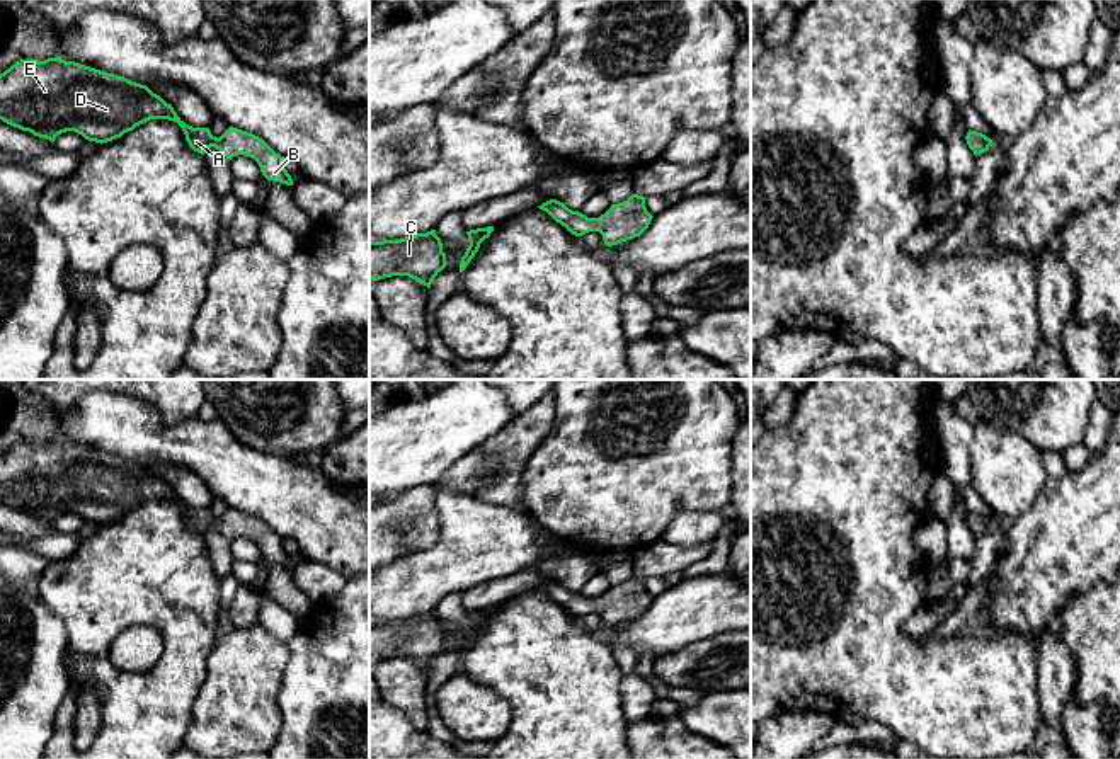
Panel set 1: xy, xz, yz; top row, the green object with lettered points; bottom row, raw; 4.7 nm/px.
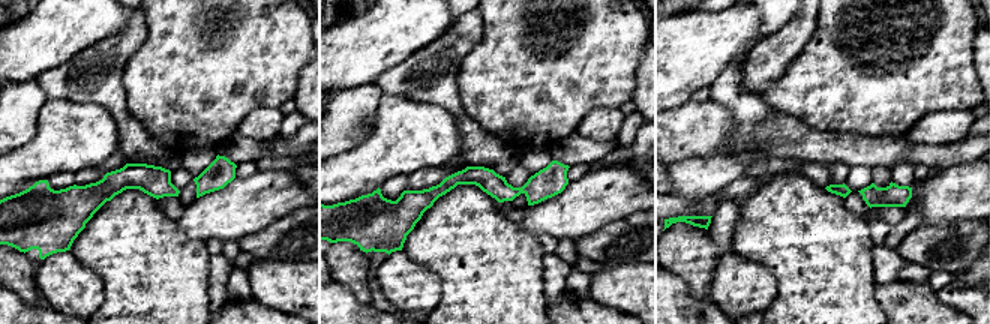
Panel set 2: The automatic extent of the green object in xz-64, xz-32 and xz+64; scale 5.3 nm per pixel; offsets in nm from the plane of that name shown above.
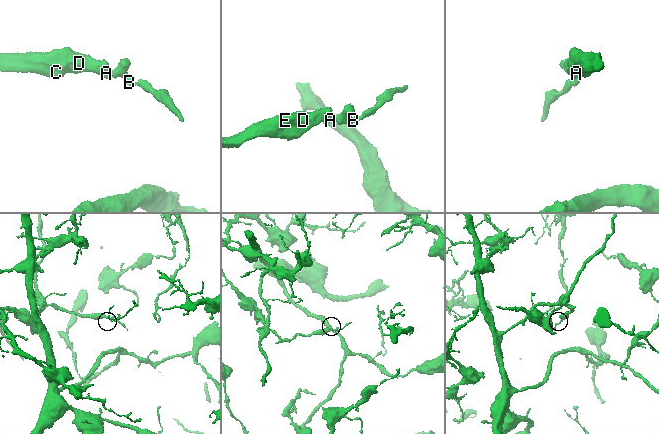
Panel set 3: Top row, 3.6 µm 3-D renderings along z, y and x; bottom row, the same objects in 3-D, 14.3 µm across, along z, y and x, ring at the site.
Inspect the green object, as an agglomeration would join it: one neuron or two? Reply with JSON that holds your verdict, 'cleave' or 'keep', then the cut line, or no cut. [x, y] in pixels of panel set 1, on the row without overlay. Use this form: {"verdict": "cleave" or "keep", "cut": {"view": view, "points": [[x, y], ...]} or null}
{"verdict": "keep", "cut": null}

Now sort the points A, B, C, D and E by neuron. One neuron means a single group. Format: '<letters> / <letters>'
A B C D E

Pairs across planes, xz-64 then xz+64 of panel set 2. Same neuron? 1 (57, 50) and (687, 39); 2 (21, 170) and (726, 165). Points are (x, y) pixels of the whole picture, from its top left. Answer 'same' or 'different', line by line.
1: same
2: same

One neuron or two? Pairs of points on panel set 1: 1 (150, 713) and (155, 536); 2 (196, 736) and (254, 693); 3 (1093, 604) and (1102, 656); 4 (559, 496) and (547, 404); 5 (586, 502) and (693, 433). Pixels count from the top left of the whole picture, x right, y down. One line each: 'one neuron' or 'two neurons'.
1: one neuron
2: one neuron
3: one neuron
4: two neurons
5: one neuron

